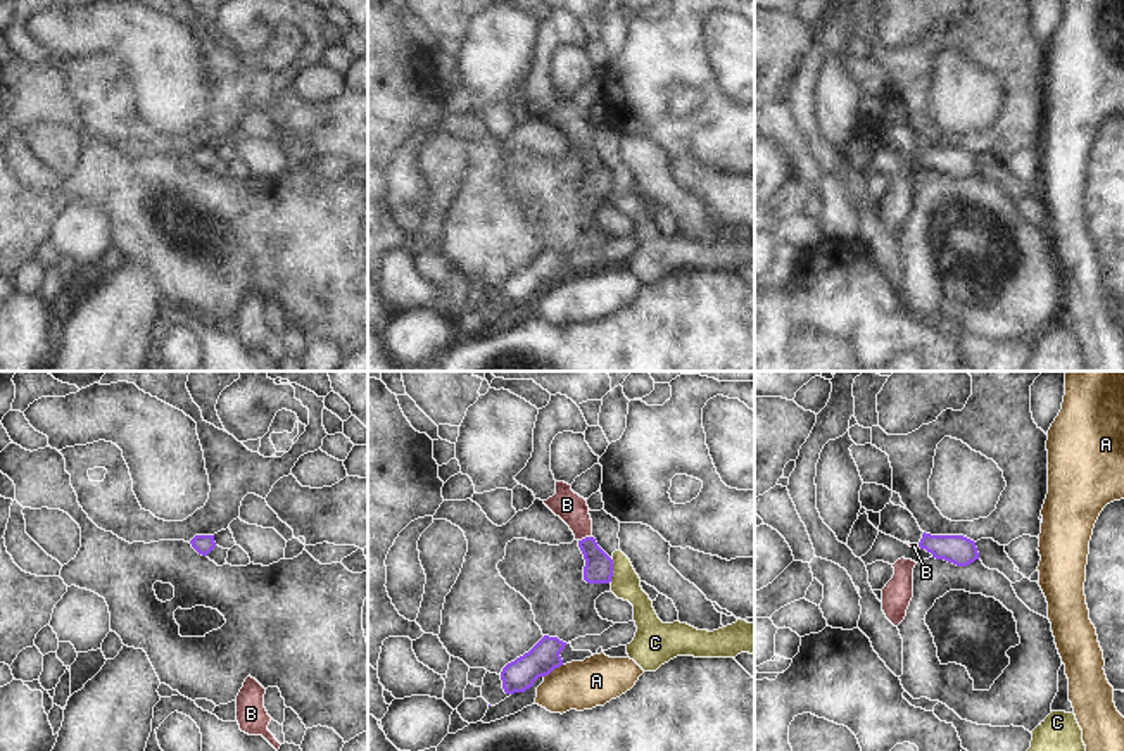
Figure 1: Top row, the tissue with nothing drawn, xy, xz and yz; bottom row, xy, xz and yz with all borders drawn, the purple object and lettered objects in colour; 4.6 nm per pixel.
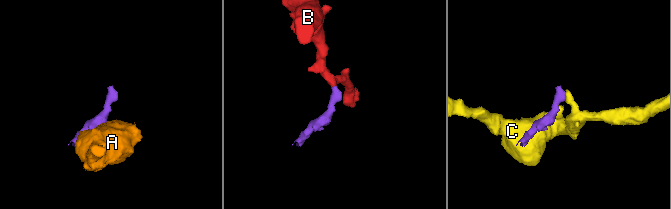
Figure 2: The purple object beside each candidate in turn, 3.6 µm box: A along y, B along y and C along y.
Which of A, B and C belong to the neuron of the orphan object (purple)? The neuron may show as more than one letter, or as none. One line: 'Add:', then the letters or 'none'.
Add: B

